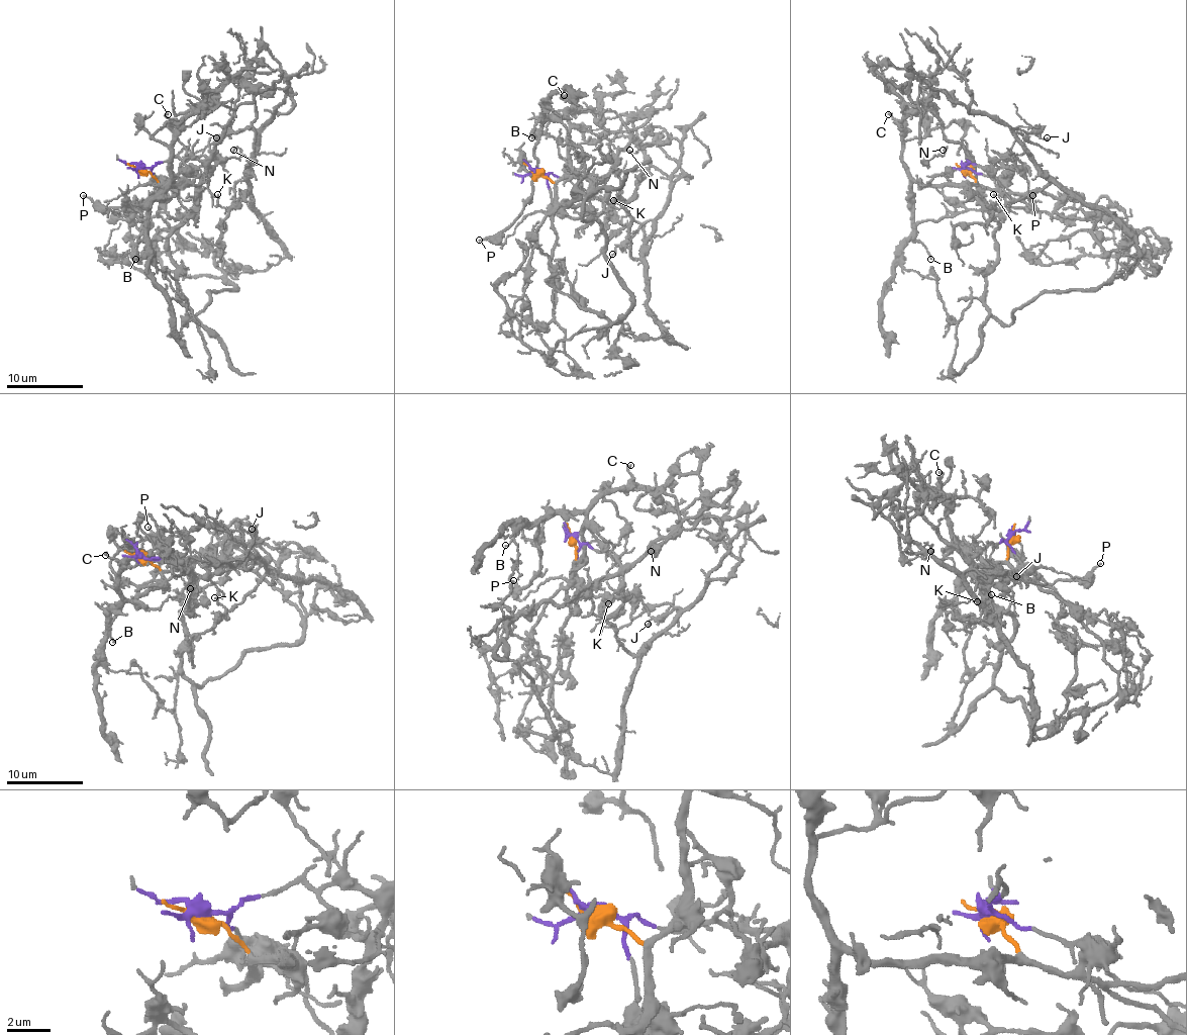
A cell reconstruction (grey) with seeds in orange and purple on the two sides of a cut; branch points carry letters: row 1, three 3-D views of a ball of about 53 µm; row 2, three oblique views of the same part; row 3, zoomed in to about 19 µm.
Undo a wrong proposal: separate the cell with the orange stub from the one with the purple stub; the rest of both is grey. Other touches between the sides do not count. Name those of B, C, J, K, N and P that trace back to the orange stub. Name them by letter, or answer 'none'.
B, C, P

